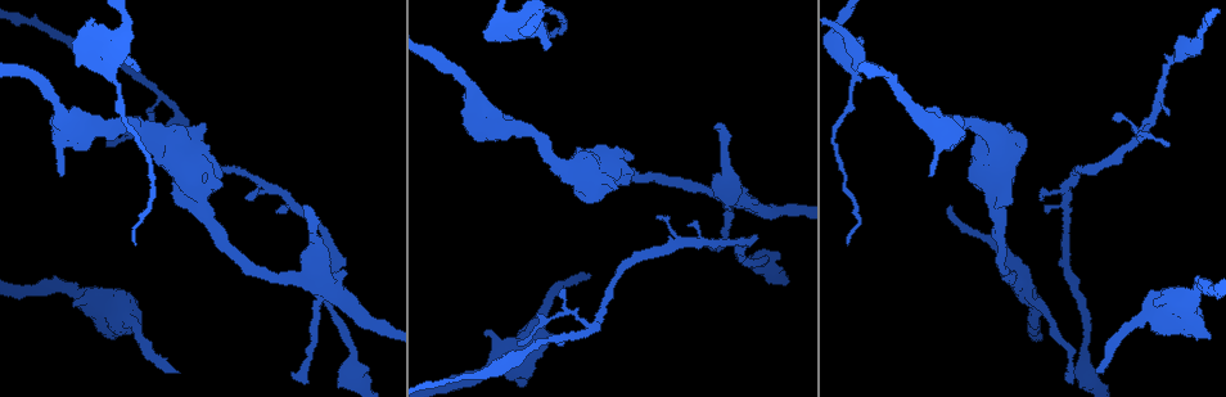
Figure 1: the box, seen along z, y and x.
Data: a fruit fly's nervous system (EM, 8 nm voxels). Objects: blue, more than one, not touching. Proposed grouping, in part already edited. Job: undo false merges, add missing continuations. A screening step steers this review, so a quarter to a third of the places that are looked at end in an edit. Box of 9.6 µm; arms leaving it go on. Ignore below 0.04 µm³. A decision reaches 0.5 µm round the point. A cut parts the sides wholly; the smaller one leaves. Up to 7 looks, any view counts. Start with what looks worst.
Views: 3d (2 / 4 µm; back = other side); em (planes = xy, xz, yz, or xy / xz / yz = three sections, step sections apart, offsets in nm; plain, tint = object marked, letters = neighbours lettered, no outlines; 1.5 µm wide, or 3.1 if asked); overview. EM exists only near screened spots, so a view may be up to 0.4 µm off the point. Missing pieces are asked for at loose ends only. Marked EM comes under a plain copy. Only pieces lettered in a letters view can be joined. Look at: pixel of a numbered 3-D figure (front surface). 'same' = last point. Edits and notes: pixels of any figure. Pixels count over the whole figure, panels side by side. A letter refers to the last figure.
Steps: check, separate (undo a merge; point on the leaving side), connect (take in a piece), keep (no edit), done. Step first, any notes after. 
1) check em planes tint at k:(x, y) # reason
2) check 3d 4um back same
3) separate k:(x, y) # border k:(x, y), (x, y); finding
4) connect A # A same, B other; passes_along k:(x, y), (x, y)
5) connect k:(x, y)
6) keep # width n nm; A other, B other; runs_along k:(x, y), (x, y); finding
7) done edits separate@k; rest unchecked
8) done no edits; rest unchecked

check em planes letters at 1:(136, 70) # an open end

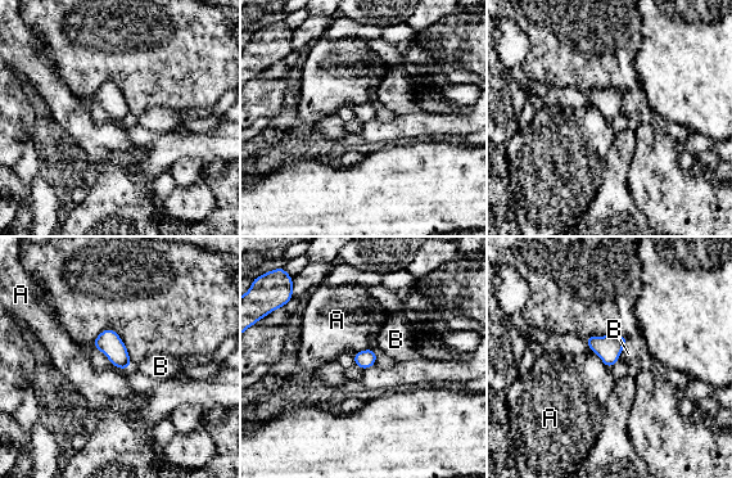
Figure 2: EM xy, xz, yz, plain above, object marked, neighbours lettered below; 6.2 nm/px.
keep # width 110 nm; A other, B other; no lettered piece goes on from it

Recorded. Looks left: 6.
check em planes letters at 1:(1164, 147) # thin end

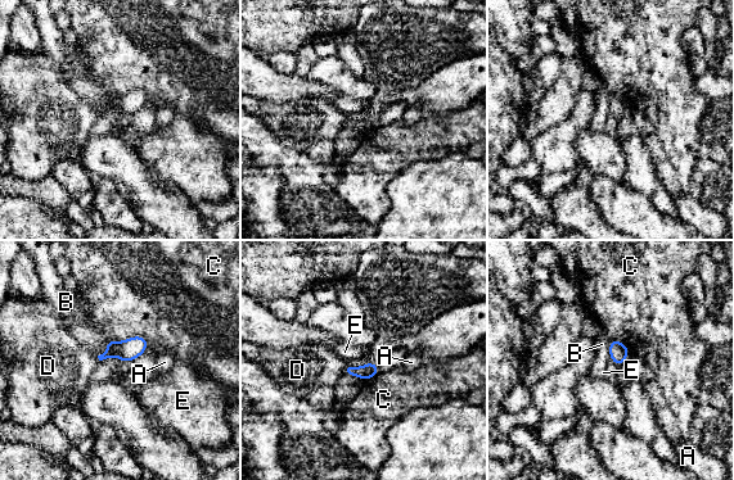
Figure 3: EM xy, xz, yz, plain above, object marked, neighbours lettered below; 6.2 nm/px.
keep # A other, B other, C other, D other, E other; border 3:(608, 353), (609, 357); no lettered piece goes on from it

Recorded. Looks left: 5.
check 3d 4um at 1:(74, 289) # thick turns thin

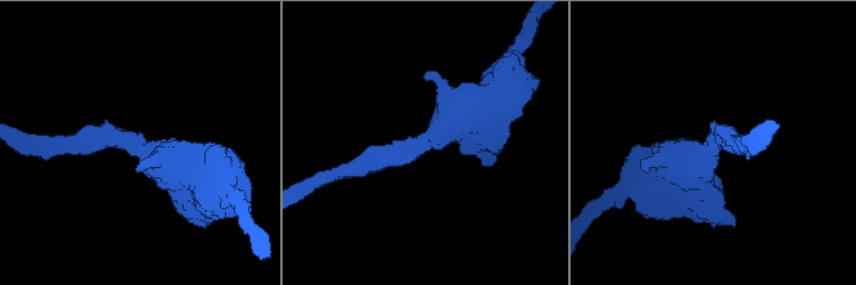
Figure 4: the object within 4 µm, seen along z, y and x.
check em planes tint at 4:(138, 146) # arm_widths 300, 550 nm; shape alone is not enough

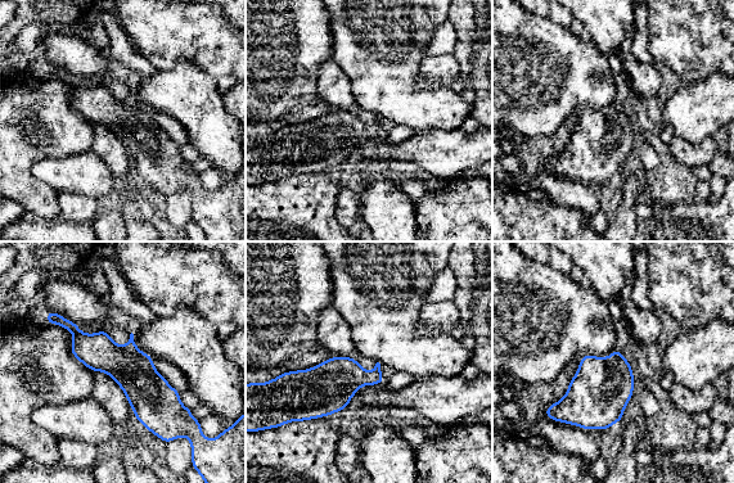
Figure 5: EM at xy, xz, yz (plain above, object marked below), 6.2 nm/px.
check em planes letters same # what lies round it

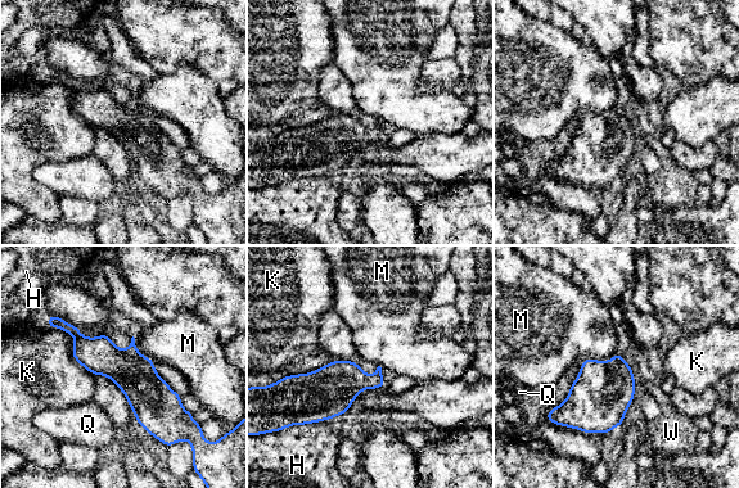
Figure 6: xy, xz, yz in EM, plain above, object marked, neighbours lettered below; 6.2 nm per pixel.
keep # width 260 nm; H other, K other, M other, Q other, W other; runs_along 6:(62, 324), (160, 411), (163, 434); continuous, no second neuron

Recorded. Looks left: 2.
done no edits; rest unchecked

